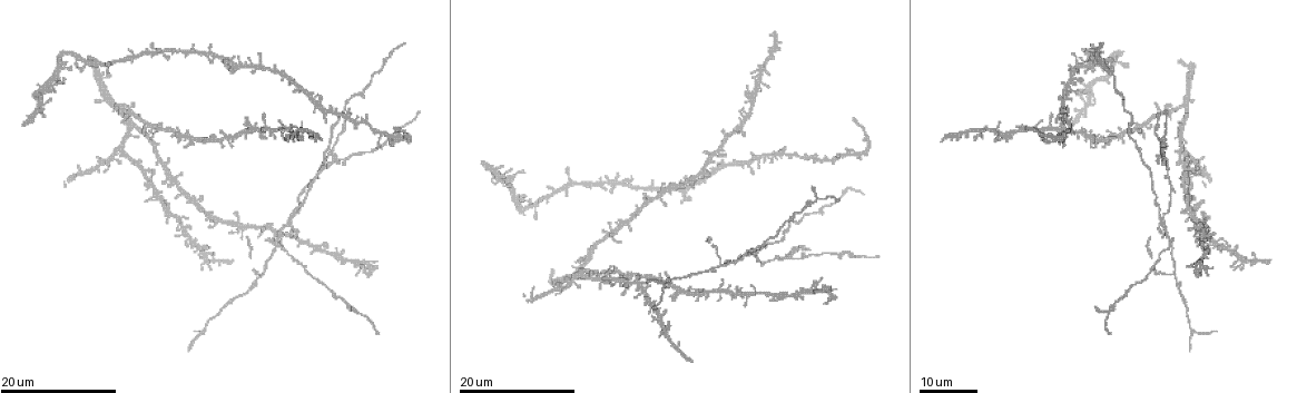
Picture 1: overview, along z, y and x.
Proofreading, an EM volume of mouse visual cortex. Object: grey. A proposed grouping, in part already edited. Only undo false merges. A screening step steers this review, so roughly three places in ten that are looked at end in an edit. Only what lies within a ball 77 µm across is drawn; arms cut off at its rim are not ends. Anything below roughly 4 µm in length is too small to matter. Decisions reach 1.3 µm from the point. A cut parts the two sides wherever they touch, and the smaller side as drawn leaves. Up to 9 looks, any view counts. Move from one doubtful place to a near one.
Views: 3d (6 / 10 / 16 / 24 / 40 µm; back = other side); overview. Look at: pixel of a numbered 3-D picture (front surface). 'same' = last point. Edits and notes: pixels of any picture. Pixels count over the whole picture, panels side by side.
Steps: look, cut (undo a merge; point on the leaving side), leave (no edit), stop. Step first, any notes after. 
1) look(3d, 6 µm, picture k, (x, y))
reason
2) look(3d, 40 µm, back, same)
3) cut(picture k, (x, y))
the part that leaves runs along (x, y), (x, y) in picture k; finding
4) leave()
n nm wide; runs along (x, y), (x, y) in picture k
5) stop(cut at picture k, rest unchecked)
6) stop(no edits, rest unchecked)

look(3d, 16 µm, picture 1, (1170, 244))

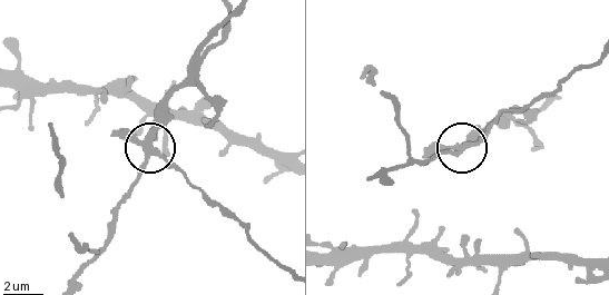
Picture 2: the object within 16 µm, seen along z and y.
look(3d, 10 µm, picture 2, (460, 149))

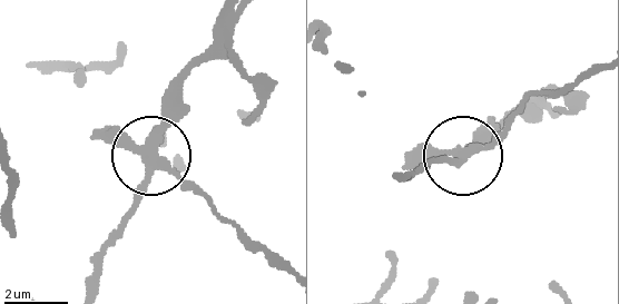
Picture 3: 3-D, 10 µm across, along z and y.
cut(picture 3, (106, 141))
4 arms; a second neuron is stuck on

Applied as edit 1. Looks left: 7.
look(overview)
redraw

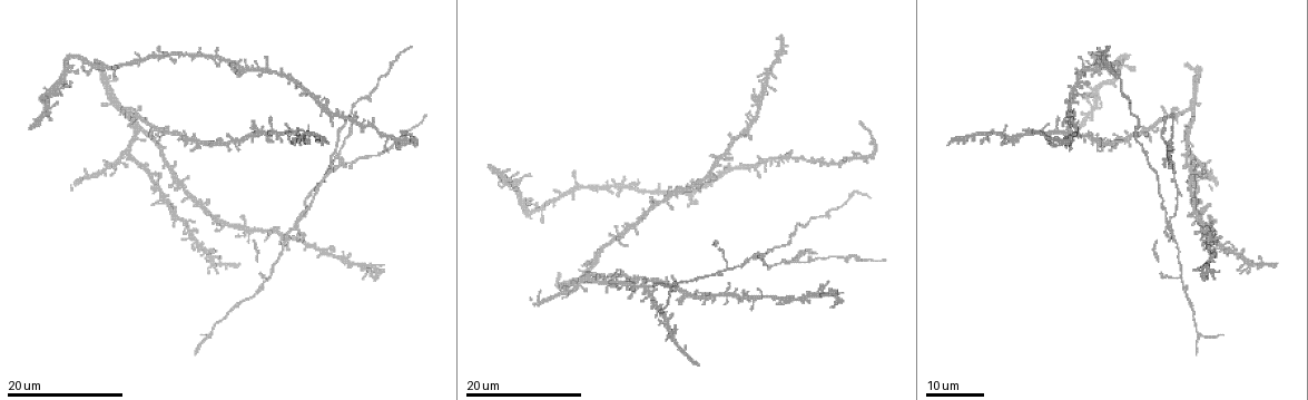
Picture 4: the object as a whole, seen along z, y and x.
look(3d, 16 µm, picture 4, (729, 267))
two arms in line, one across

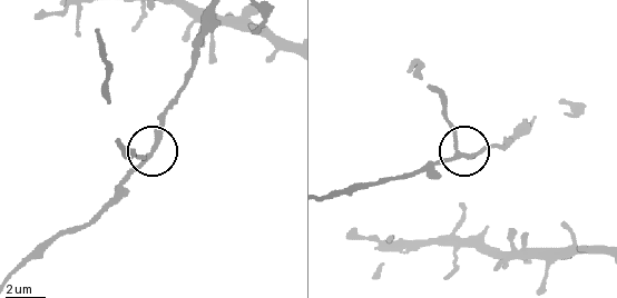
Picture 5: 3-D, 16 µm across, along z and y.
look(3d, 6 µm, picture 5, (459, 154))

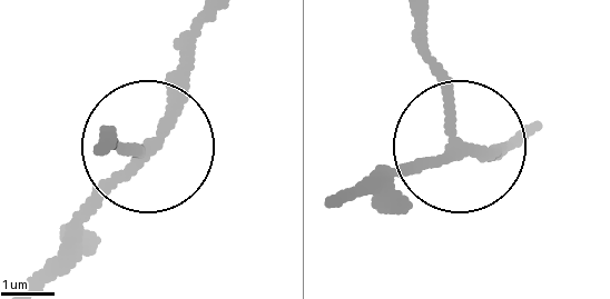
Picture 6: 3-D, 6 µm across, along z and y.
look(3d, 6 µm, back, picture 6, (455, 148))

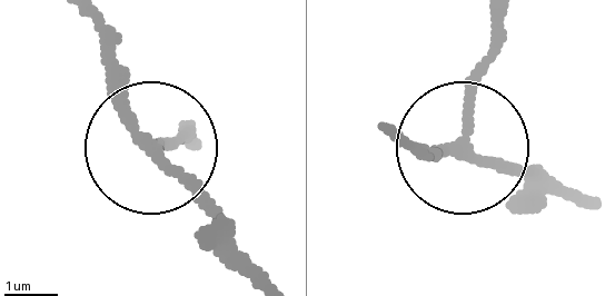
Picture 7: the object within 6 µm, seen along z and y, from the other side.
leave()
190 nm wide; all the same neuron

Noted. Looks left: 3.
look(3d, 16 µm, picture 4, (298, 220))
a fork

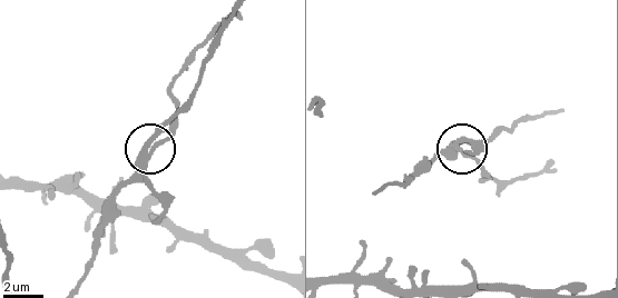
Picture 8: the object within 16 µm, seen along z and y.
look(3d, 6 µm, picture 8, (145, 152))

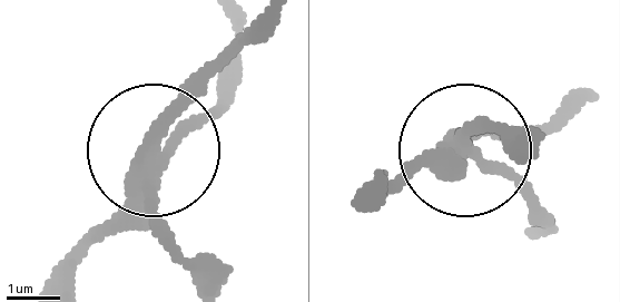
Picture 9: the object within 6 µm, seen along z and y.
cut(picture 9, (173, 247))
the part that leaves runs along (149, 174), (220, 85), (229, 18) in picture 9; two neurons meet here

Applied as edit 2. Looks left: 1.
stop(cut at picture 3, cut at picture 9, rest unchecked)

